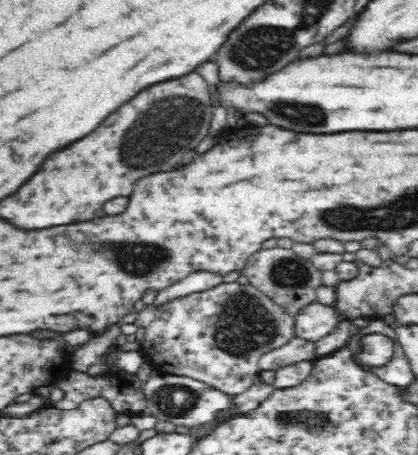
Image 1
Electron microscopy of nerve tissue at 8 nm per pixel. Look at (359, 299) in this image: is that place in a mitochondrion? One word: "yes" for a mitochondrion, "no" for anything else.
no

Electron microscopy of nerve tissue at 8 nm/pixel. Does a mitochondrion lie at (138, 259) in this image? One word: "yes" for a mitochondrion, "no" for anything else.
yes

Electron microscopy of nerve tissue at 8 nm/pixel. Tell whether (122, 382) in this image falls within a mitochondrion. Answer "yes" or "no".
no

